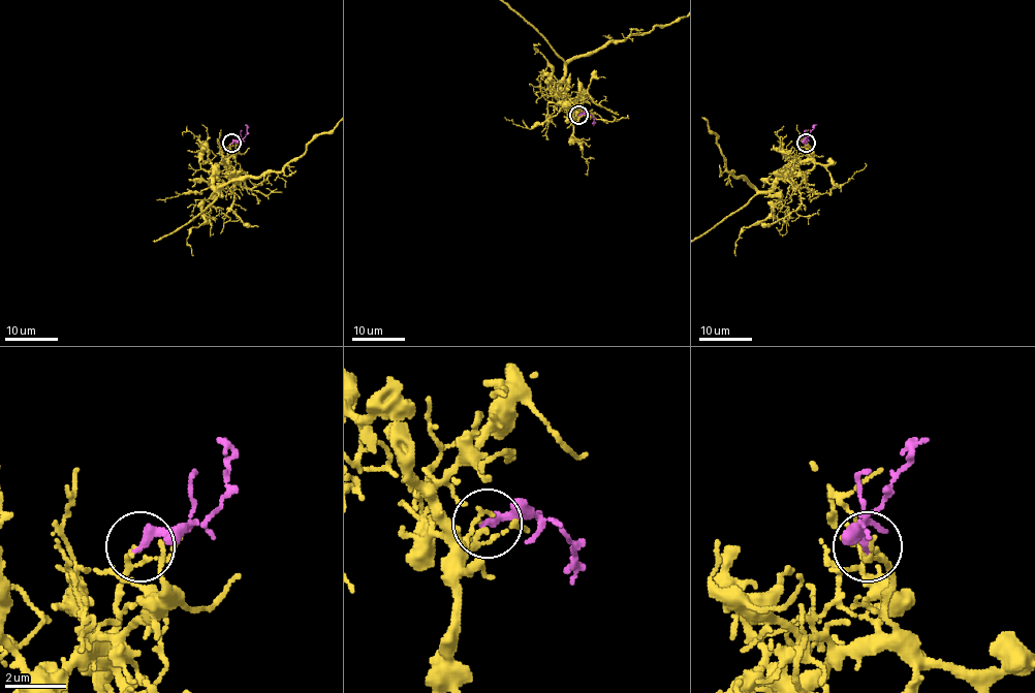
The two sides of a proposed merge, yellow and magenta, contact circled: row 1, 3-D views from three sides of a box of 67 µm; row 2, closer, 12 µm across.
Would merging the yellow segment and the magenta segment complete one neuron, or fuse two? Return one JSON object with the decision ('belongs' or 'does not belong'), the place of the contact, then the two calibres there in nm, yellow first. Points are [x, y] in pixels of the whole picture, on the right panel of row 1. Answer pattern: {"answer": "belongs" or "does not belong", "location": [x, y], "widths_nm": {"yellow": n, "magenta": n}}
{"answer": "belongs", "location": [806, 143], "widths_nm": {"yellow": 120, "magenta": 320}}

